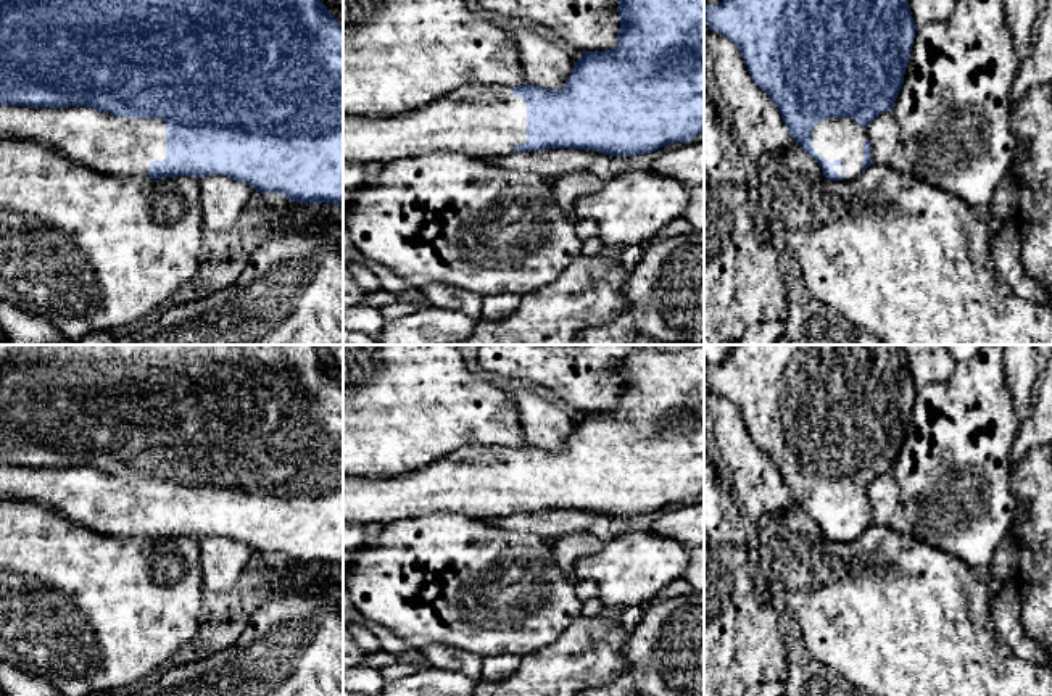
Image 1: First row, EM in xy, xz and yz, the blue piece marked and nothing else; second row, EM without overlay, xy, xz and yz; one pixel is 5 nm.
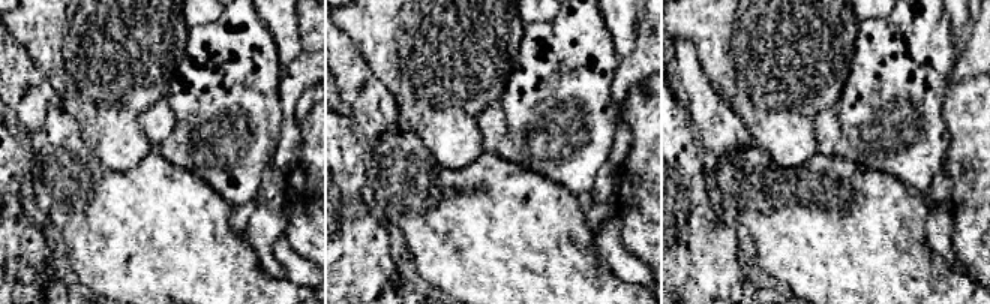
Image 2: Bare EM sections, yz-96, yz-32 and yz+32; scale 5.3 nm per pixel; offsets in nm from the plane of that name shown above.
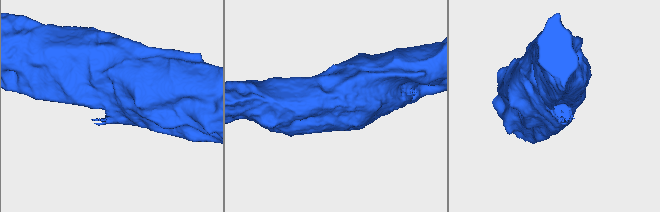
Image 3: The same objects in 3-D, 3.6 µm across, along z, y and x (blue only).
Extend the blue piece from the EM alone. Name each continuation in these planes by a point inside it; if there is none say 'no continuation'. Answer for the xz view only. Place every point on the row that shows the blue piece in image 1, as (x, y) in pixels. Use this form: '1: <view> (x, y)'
1: xz (485, 121)

